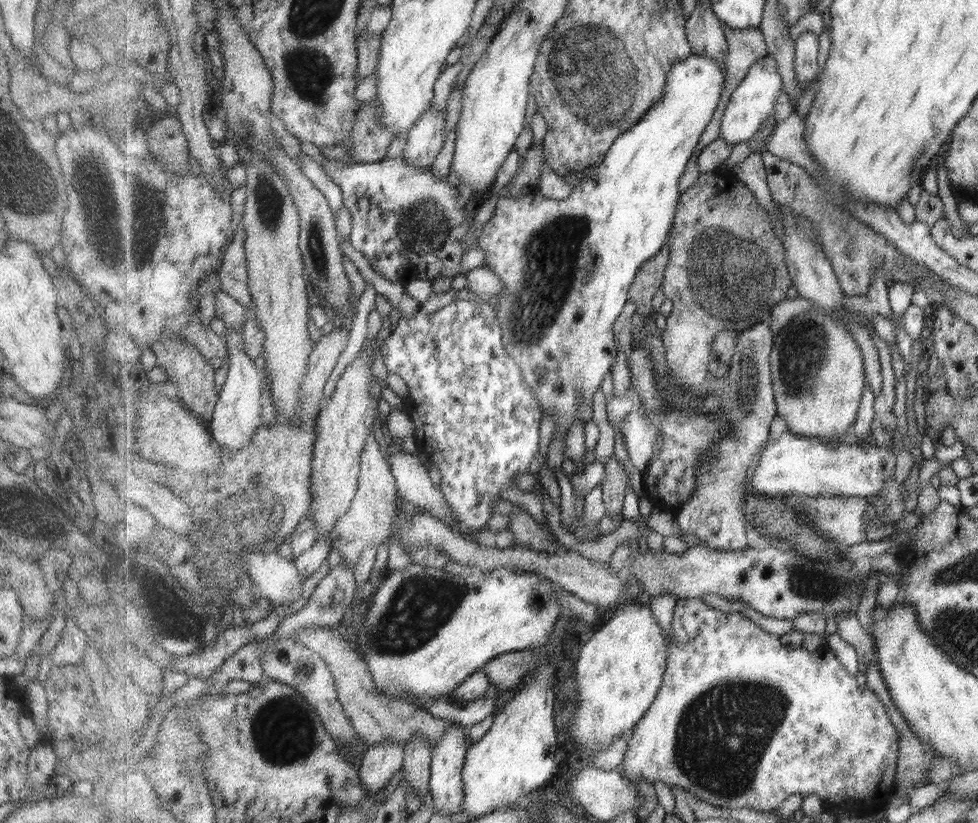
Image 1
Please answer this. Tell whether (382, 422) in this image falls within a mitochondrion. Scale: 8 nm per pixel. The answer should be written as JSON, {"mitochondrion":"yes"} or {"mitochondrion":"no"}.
{"mitochondrion":"no"}

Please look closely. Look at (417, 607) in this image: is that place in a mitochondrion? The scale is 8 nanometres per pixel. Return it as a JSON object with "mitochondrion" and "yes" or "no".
{"mitochondrion":"yes"}

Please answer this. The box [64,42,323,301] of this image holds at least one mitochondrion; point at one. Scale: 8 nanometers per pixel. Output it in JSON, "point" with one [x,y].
{"point":[141,248]}

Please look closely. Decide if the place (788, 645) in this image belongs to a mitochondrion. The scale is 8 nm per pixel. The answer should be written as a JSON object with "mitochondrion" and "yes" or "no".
{"mitochondrion":"no"}

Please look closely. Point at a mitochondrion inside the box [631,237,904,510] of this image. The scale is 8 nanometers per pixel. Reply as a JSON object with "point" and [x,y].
{"point":[800,355]}

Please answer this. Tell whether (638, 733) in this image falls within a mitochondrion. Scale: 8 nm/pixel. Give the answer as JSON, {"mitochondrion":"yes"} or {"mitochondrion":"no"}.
{"mitochondrion":"no"}

